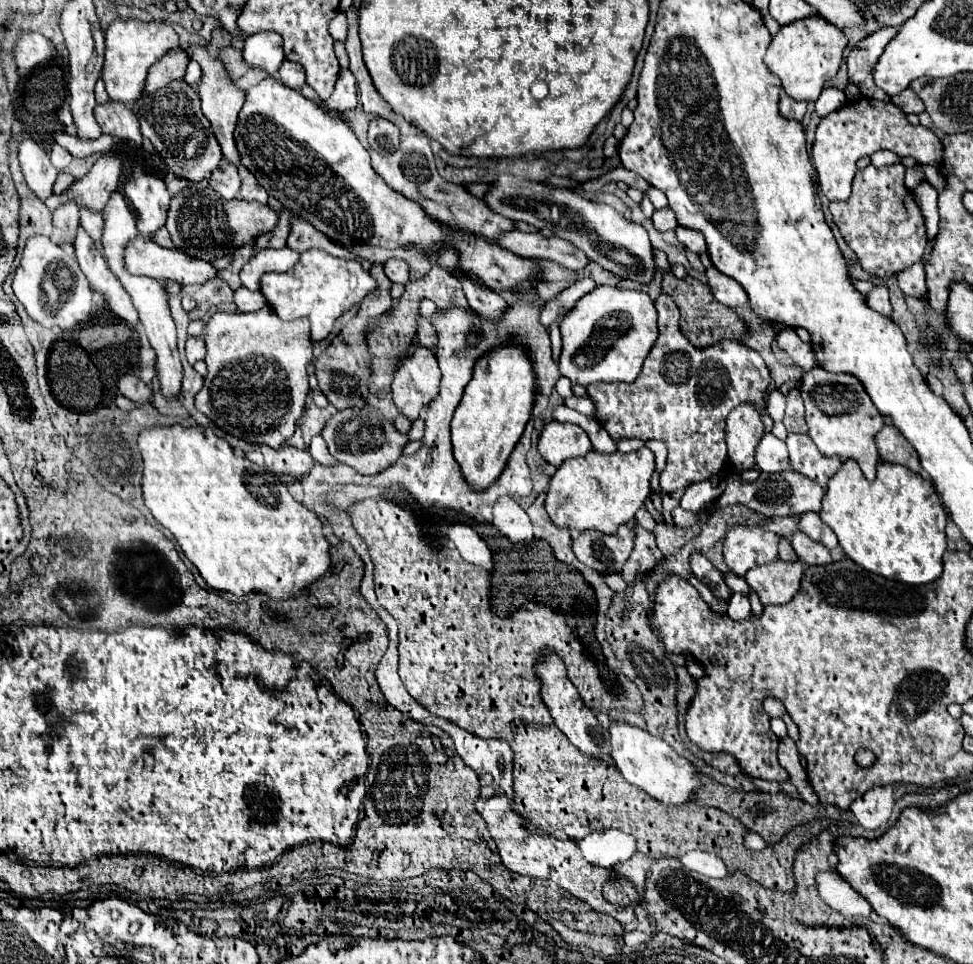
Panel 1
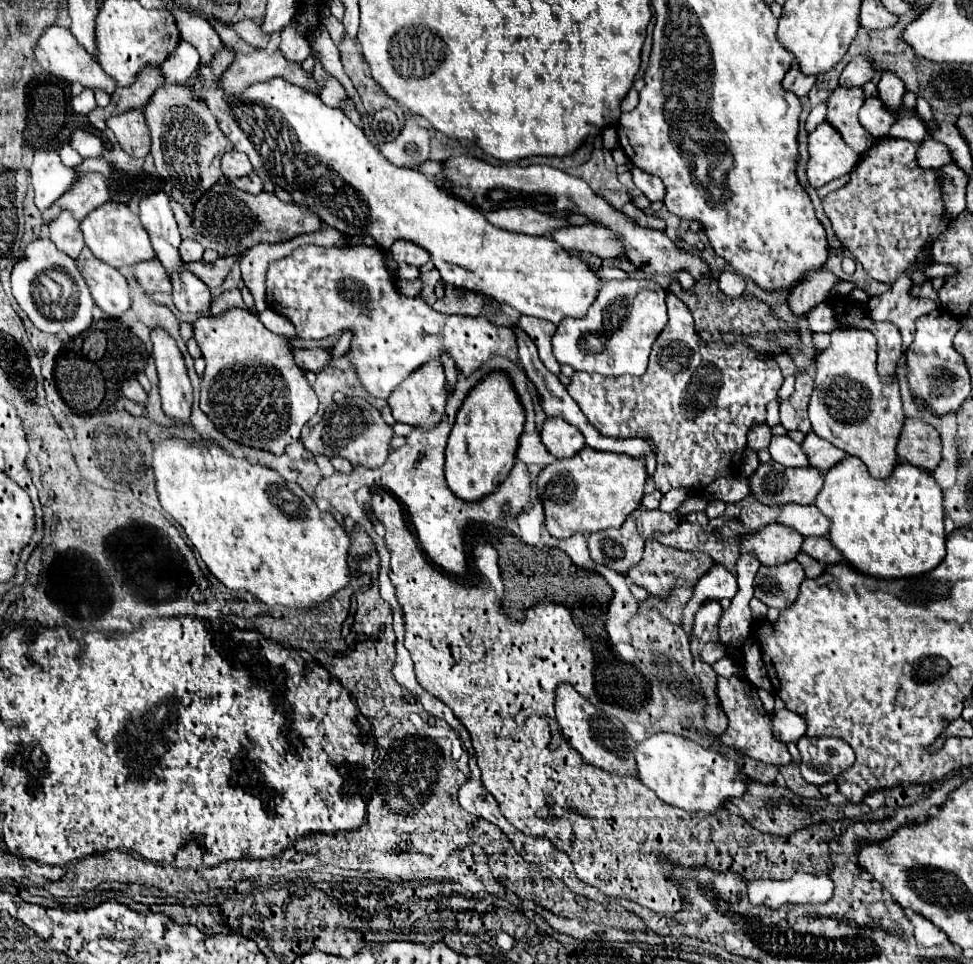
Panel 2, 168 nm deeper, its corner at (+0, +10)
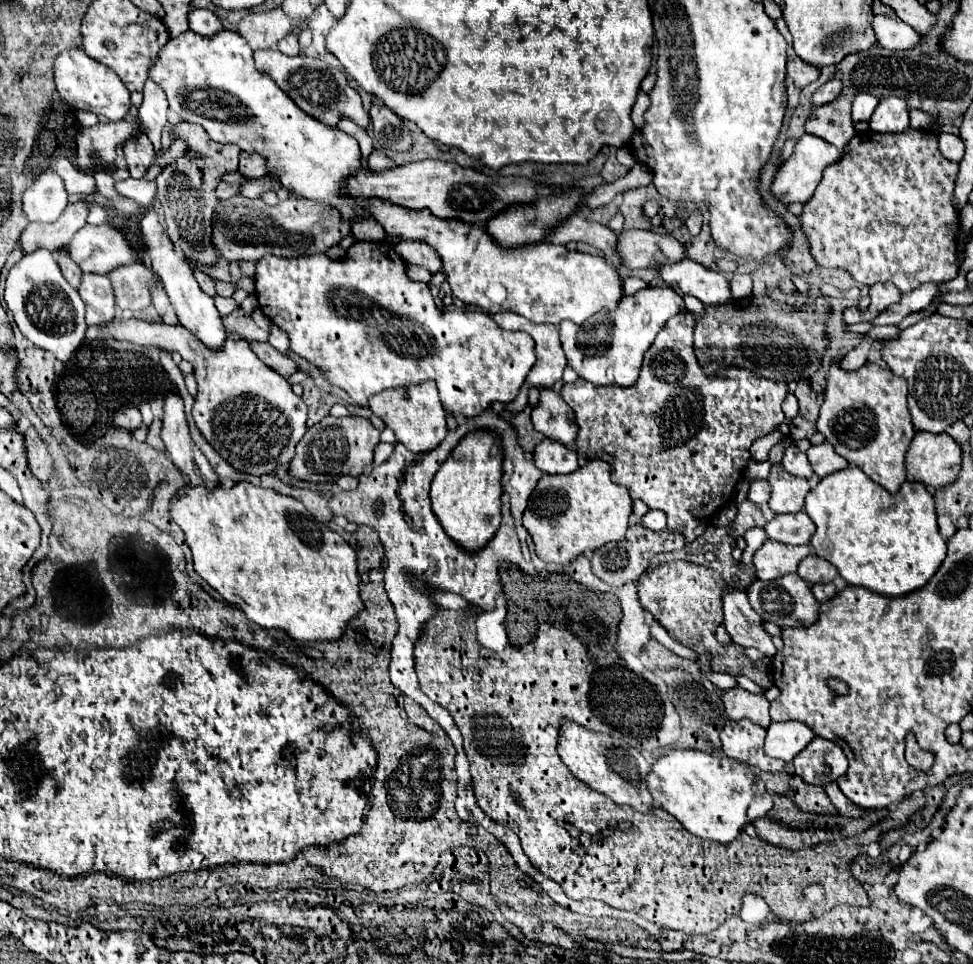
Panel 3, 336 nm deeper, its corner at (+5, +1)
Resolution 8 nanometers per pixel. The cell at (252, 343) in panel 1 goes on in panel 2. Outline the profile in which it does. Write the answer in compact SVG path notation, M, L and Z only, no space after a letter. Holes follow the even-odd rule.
M229 309L225 311L223 317L199 317L197 321L193 321L193 337L201 349L201 355L207 363L205 367L205 373L201 377L201 411L213 421L213 425L225 435L229 437L231 441L237 441L241 445L247 445L247 447L253 447L253 449L263 449L263 451L269 451L273 455L283 455L285 447L293 441L297 441L301 437L301 429L305 427L305 423L315 415L317 411L317 395L315 391L309 387L307 379L305 379L305 373L295 365L293 361L293 355L289 351L289 339L281 337L281 335L275 335L271 333L269 329L265 329L265 325L259 321L259 317L255 313L251 313L249 309Z

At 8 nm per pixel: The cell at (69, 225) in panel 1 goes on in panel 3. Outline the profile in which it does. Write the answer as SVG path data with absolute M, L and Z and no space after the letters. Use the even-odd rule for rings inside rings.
M60 248L60 250L56 250L54 254L56 254L56 262L58 262L58 266L60 266L64 278L76 288L78 282L80 282L80 274L82 274L82 270L76 266L76 262L72 262L72 258L66 254L66 250Z

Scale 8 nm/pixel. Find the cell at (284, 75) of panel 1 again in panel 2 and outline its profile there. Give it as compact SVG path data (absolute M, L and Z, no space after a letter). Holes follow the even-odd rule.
M293 21L287 25L287 29L281 31L279 49L285 53L287 59L299 61L299 63L303 63L307 59L307 55L311 53L311 45L309 45L307 37L301 37L301 33L297 33L297 25L293 25Z

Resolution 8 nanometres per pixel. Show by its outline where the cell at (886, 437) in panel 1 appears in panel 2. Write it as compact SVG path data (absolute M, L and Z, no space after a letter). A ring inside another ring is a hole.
M907 417L899 445L897 455L901 461L911 463L925 471L935 471L935 467L941 461L941 435L939 431L917 417Z

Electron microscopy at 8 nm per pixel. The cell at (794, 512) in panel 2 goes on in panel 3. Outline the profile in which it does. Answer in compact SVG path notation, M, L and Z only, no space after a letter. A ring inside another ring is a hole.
M802 510L796 514L776 514L772 522L764 526L764 530L768 540L800 546L800 544L810 544L816 532L816 526L808 518L808 514Z

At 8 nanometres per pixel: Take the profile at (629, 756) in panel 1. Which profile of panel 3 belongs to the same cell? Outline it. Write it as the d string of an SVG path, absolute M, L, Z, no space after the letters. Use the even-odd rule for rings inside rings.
M666 750L654 760L646 786L654 802L672 814L690 834L722 844L732 842L744 824L750 824L772 808L772 796L766 794L764 782L758 780L750 766L698 750Z

